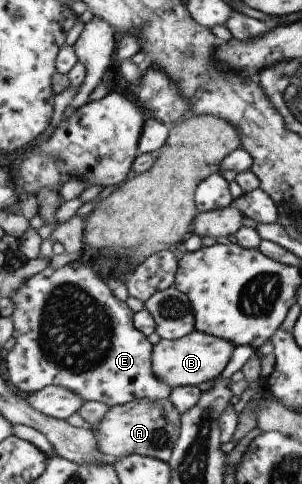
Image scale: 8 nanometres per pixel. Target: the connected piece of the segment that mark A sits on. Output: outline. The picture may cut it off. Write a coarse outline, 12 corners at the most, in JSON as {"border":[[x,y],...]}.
{"border":[[170,399],[114,405],[96,430],[112,459],[169,463],[182,436]]}

